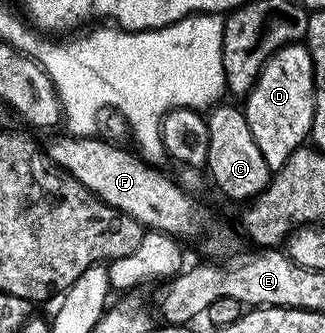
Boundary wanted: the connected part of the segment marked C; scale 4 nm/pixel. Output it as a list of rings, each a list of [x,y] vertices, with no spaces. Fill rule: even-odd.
[[[218,104],[209,111],[208,124],[208,160],[205,169],[210,170],[218,190],[226,198],[239,204],[249,203],[266,190],[272,181],[272,172],[268,164],[264,164],[264,156],[260,148],[256,148],[256,140],[252,140],[252,128],[248,128],[248,120],[241,109],[227,104]]]

